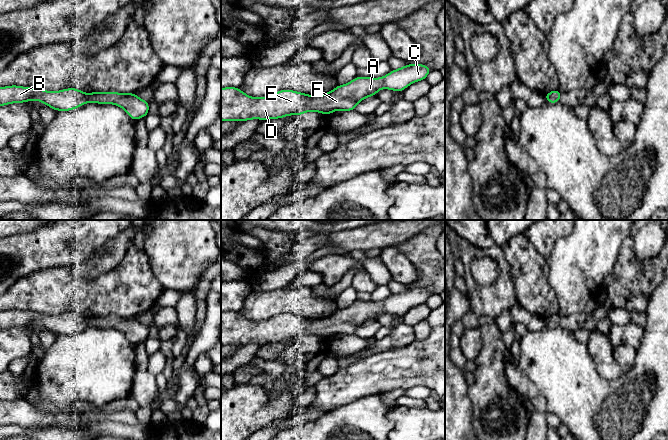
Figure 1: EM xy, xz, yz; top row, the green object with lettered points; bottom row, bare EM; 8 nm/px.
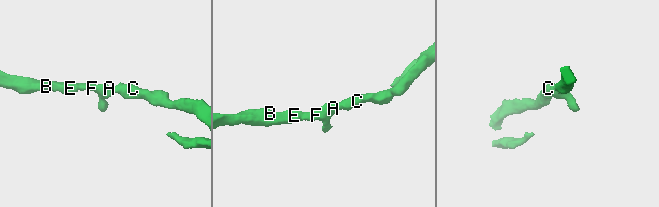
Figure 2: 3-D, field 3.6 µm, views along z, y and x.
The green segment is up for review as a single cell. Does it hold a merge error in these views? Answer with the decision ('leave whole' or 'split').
leave whole

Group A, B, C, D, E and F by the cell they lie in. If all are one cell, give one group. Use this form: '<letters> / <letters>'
A B C D E F

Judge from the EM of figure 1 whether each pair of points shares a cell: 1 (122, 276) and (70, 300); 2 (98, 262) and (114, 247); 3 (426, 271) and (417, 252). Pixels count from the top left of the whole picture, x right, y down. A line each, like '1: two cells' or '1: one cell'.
1: one cell
2: one cell
3: one cell

